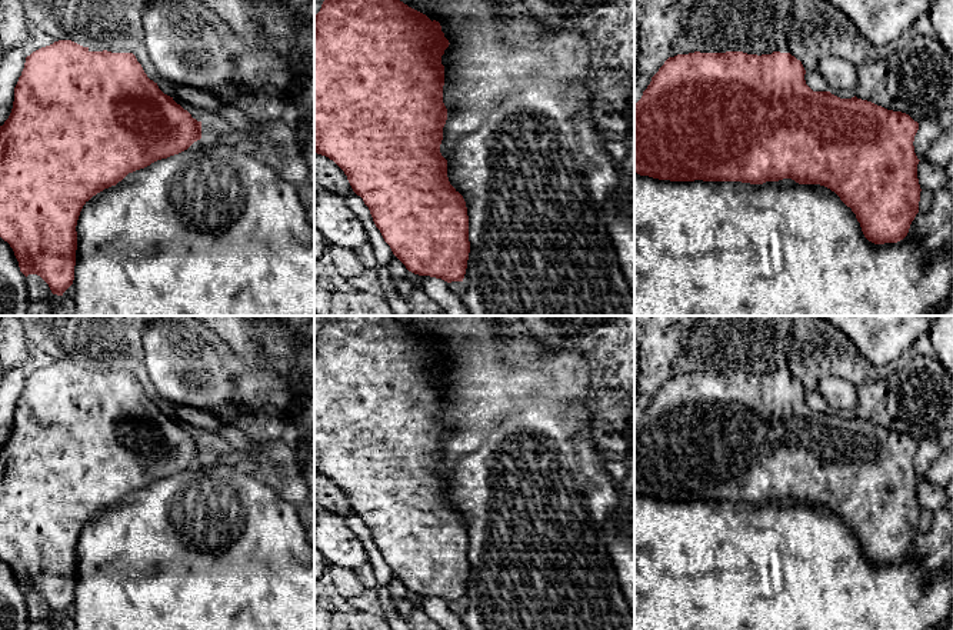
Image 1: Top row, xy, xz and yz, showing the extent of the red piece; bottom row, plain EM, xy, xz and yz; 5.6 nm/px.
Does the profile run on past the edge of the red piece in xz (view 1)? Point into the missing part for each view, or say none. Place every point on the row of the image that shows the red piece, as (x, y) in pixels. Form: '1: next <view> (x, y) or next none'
1: next none

